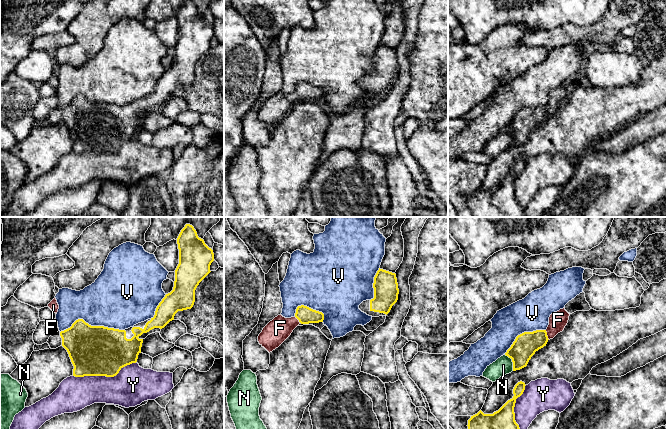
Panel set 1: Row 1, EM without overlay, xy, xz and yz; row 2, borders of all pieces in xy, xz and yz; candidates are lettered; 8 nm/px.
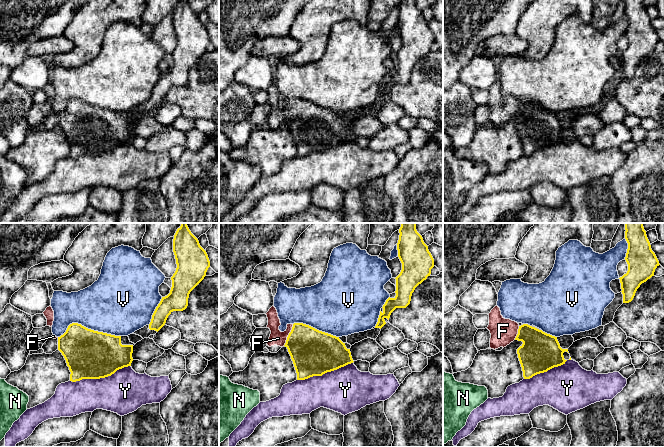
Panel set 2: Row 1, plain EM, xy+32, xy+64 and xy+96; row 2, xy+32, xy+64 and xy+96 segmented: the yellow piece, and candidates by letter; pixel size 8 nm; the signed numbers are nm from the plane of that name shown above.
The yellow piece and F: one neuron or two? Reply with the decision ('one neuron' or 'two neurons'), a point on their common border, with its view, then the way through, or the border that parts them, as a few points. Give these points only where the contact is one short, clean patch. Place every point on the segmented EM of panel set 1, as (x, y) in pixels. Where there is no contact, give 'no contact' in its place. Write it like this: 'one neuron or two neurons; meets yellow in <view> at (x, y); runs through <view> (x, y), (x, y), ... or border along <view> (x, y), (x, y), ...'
one neuron; meets yellow in yz at (546, 335); runs through yz (525, 345), (546, 335), (556, 325), (558, 320)

